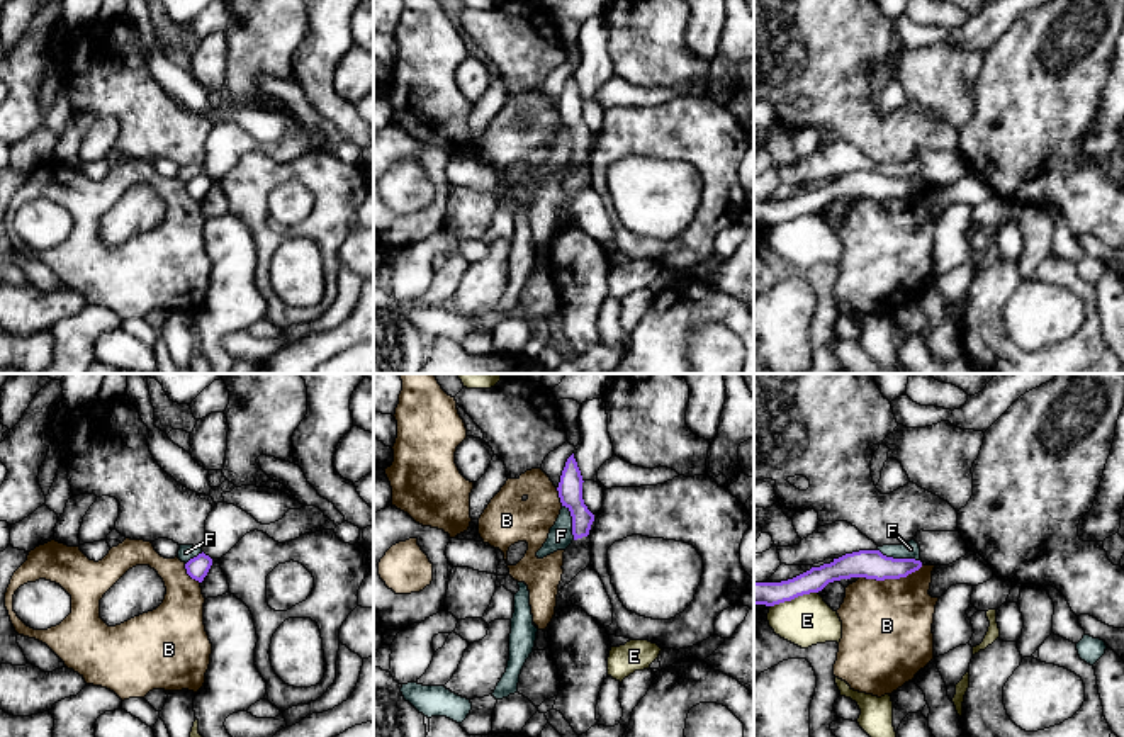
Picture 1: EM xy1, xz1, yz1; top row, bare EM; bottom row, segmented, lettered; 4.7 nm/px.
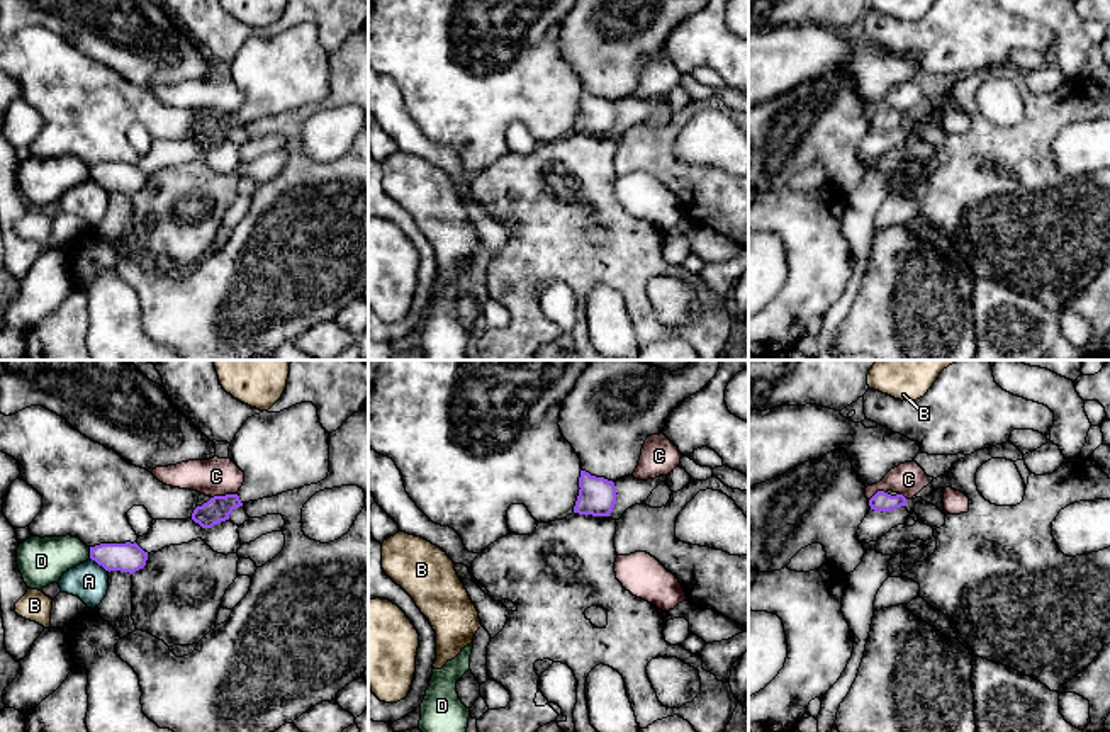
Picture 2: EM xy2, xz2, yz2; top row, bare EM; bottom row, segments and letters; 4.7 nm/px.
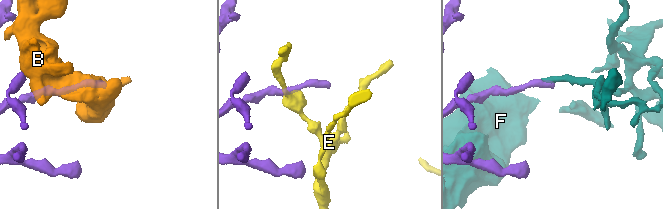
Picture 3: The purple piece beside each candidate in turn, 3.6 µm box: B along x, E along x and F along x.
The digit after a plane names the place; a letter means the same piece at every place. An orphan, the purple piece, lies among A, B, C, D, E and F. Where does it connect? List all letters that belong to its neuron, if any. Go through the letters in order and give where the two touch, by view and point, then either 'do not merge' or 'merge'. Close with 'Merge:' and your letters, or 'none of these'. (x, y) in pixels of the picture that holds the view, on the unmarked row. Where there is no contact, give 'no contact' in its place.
A: xy2 (100, 184) | do not merge
B: yz1 (890, 197) | do not merge
C: xy2 (223, 116) | do not merge
D: xy2 (90, 172) | do not merge
E: yz1 (793, 218) | do not merge
F: yz1 (900, 179) | do not merge
Merge: none of these

